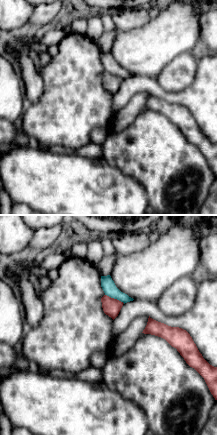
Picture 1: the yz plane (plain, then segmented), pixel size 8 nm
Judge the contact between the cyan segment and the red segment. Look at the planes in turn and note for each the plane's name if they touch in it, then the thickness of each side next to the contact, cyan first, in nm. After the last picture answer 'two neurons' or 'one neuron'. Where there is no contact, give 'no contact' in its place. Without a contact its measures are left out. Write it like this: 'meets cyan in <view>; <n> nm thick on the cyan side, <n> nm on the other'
meets cyan in yz; 110 nm thick on the cyan side, 140 nm on the other

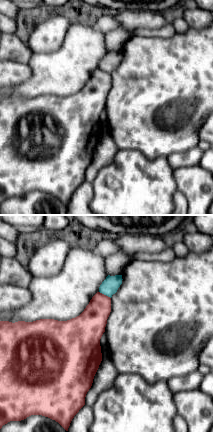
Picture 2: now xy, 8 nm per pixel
meets cyan in xy; 140 nm thick on the cyan side, 220 nm on the other

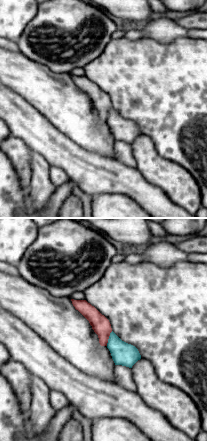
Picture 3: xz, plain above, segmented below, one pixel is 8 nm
meets cyan in xz; 180 nm thick on the cyan side, 150 nm on the other

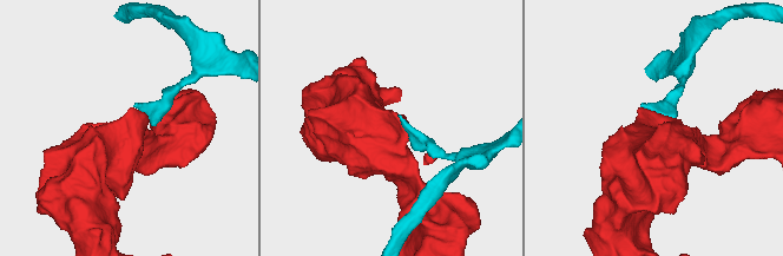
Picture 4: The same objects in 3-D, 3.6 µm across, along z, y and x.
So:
two neurons

